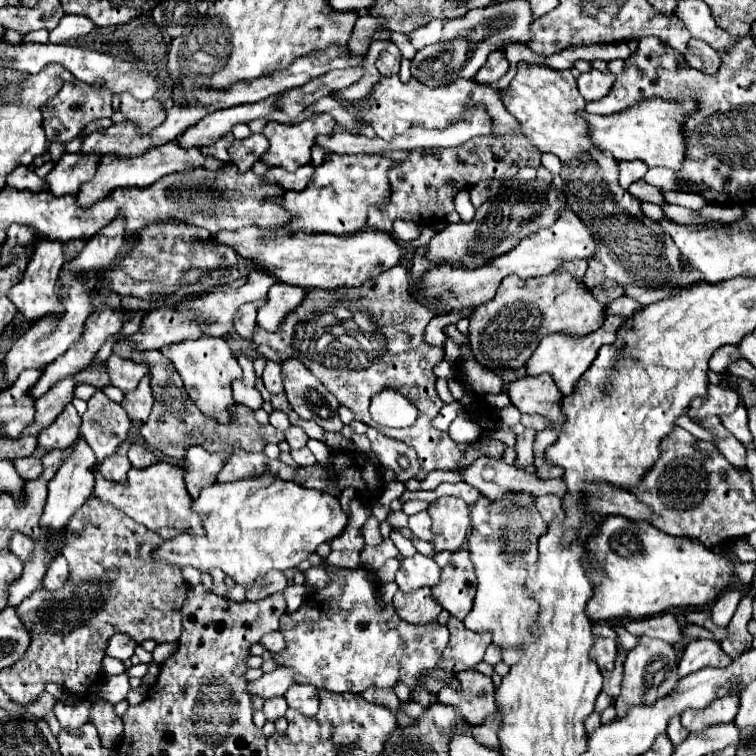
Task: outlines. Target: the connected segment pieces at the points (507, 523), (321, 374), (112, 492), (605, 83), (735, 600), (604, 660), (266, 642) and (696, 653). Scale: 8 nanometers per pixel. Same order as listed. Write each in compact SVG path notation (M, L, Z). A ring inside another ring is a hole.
M507 494L495 502L489 498L479 498L471 506L471 526L473 532L469 536L469 552L479 586L473 610L463 624L467 630L477 634L489 632L493 644L501 648L503 662L513 666L525 656L525 648L537 638L529 628L539 616L539 606L535 598L529 596L525 586L525 566L537 560L537 540L545 534L547 524L537 514L531 496Z
M395 266L393 270L387 270L385 274L379 274L373 278L373 282L365 282L361 288L337 288L337 290L311 290L303 298L303 302L285 318L281 328L277 332L265 332L257 328L253 340L257 344L271 346L281 358L297 358L303 362L325 386L329 392L333 392L341 406L347 406L355 418L371 428L377 428L369 414L369 398L379 392L385 386L393 386L395 390L409 396L409 400L419 408L419 418L411 428L383 428L387 436L393 436L417 450L421 456L421 478L419 482L431 472L431 470L461 470L463 450L457 442L449 438L447 432L437 430L433 426L433 418L443 408L441 398L435 392L435 372L433 368L443 360L443 346L433 346L425 342L425 326L433 318L433 308L429 308L421 298L415 296L407 266ZM315 328L323 328L321 336L317 338L315 346Z
M157 462L145 470L135 470L131 468L127 474L127 482L111 482L105 480L97 470L95 474L95 498L101 502L109 502L111 506L117 506L123 514L133 518L135 522L147 526L161 538L173 538L181 534L185 528L201 528L201 518L191 512L191 496L185 490L183 474L179 464L171 462Z
M591 70L591 72L581 74L581 76L577 78L579 92L581 92L581 96L583 96L587 102L601 100L605 94L609 94L613 82L615 82L613 74L601 74L601 72L597 72L597 70Z
M727 590L727 592L723 592L715 602L713 602L713 606L711 606L711 618L713 618L713 622L717 624L717 626L727 626L729 624L729 620L731 620L731 616L735 614L735 610L737 610L737 604L741 602L741 594L739 592L735 592L735 590Z
M599 638L599 670L613 670L617 646L613 638Z
M273 632L273 634L267 634L261 644L269 650L269 652L281 652L285 650L285 638L279 636L279 632Z
M691 640L679 660L679 676L687 676L693 674L705 666L713 666L713 668L725 668L731 664L731 656L725 654L719 646L717 640Z

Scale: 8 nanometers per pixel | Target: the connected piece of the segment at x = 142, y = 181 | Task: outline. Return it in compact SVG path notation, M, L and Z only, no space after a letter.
M175 142L149 148L145 154L133 156L133 158L103 156L101 162L97 164L95 178L89 180L89 182L85 182L85 184L81 184L79 194L75 196L75 200L77 200L77 204L79 204L81 208L91 208L95 202L109 198L109 194L111 194L115 188L127 188L127 186L145 188L145 186L151 186L153 182L157 182L159 178L163 178L165 174L181 172L181 170L193 170L193 168L199 168L199 166L207 166L209 170L217 170L217 168L219 168L219 162L213 160L213 158L209 158L209 156L203 156L201 148L197 148L197 146L193 146L193 148L181 148L181 146L177 146Z

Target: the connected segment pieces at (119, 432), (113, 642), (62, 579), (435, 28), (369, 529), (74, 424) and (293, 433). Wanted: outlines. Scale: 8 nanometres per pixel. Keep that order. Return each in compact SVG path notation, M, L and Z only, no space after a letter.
M95 392L87 402L87 412L83 414L81 436L93 448L97 462L111 456L117 446L127 438L131 420L127 412L109 400L103 392Z
M113 634L113 638L109 638L107 646L105 646L105 656L111 656L111 658L117 658L117 660L127 660L133 656L133 650L135 650L135 642L125 636L125 634Z
M57 554L57 558L49 564L49 570L43 578L43 586L47 590L59 590L67 582L67 560L63 554Z
M433 20L421 28L417 28L413 34L411 34L411 42L413 46L419 50L423 46L429 46L429 44L437 44L441 40L441 32L443 32L443 22L441 20Z
M373 514L367 516L367 522L361 528L361 536L363 536L365 544L369 544L369 546L377 546L377 544L383 542L383 534L381 534L379 522L373 518Z
M73 404L65 406L65 410L55 418L55 422L51 426L47 426L45 430L41 430L39 434L39 446L49 450L65 450L69 446L73 446L73 442L79 438L79 426L81 426L81 418L77 416L77 410L73 408Z
M289 426L289 428L285 430L285 440L289 442L291 448L303 448L303 446L307 444L309 436L307 436L299 426Z

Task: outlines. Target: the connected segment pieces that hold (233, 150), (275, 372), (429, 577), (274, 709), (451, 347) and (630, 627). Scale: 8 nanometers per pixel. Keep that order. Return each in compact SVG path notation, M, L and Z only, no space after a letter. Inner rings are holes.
M251 134L249 138L235 140L231 144L229 156L231 156L231 162L239 168L239 172L247 172L265 154L267 148L269 148L269 142L263 134Z
M267 362L261 380L263 380L265 388L267 388L271 394L281 394L281 392L283 392L283 380L281 380L281 366L279 366L279 364Z
M415 554L411 558L403 558L401 566L395 574L395 582L401 592L413 592L419 588L433 588L437 586L441 568L423 554Z
M273 698L273 700L267 700L265 706L263 706L263 712L267 716L267 720L275 722L277 718L281 718L287 710L287 704L285 704L285 698Z
M446 338L444 346L444 358L451 364L455 364L461 357L459 347L450 338Z
M671 612L657 614L653 618L643 618L641 622L625 622L625 630L637 638L651 636L651 638L661 638L669 644L681 640L681 624L677 624Z

